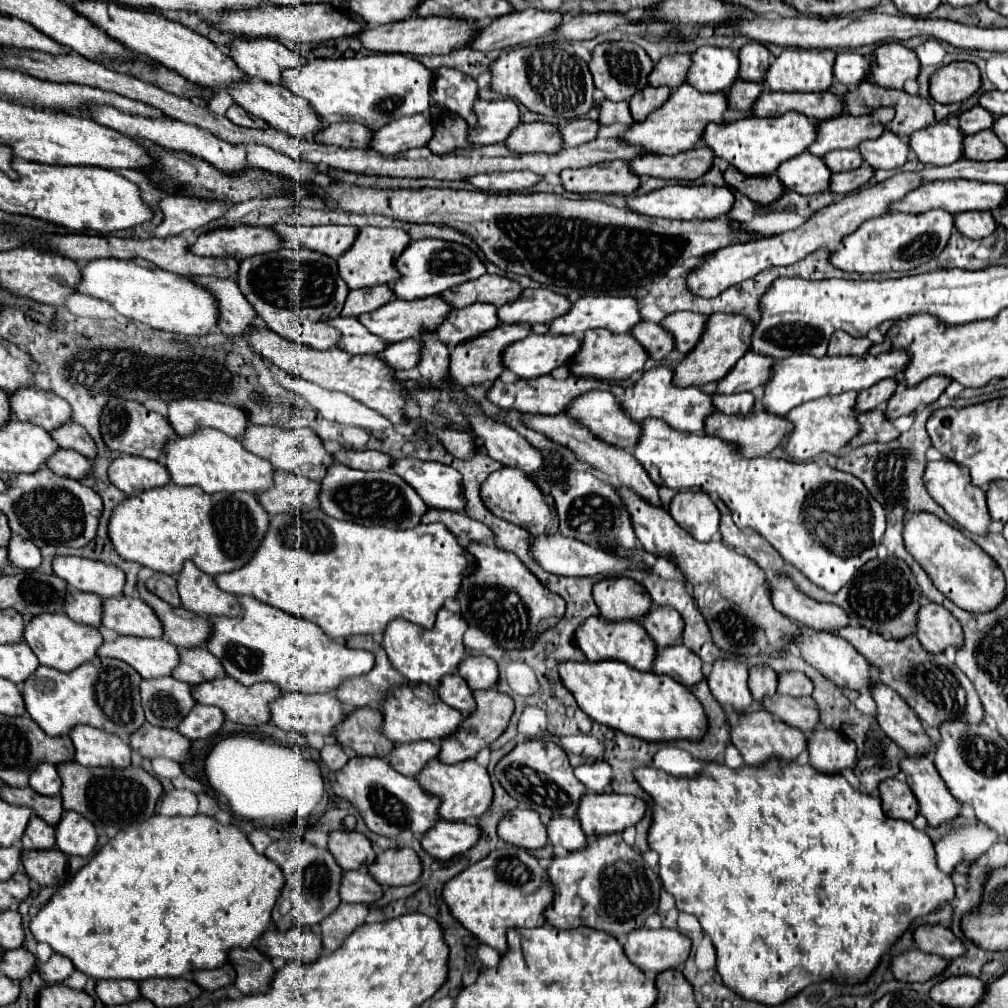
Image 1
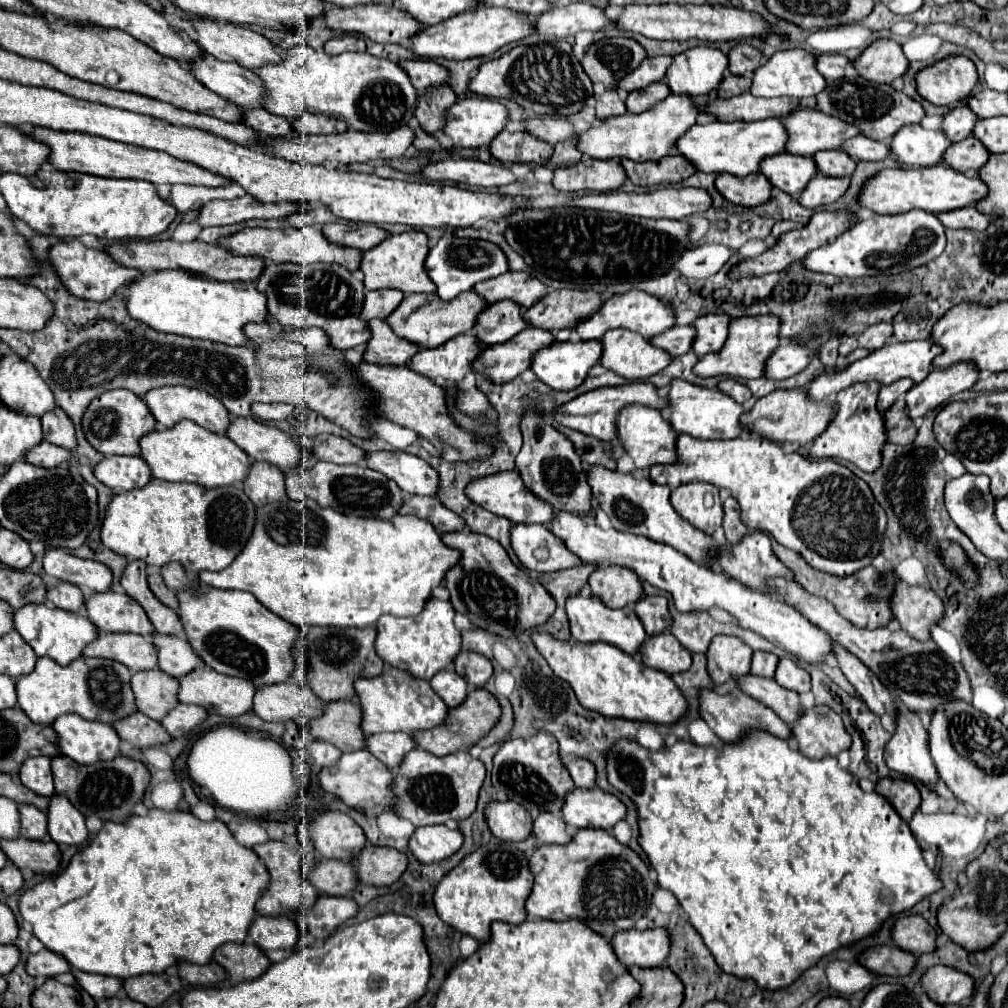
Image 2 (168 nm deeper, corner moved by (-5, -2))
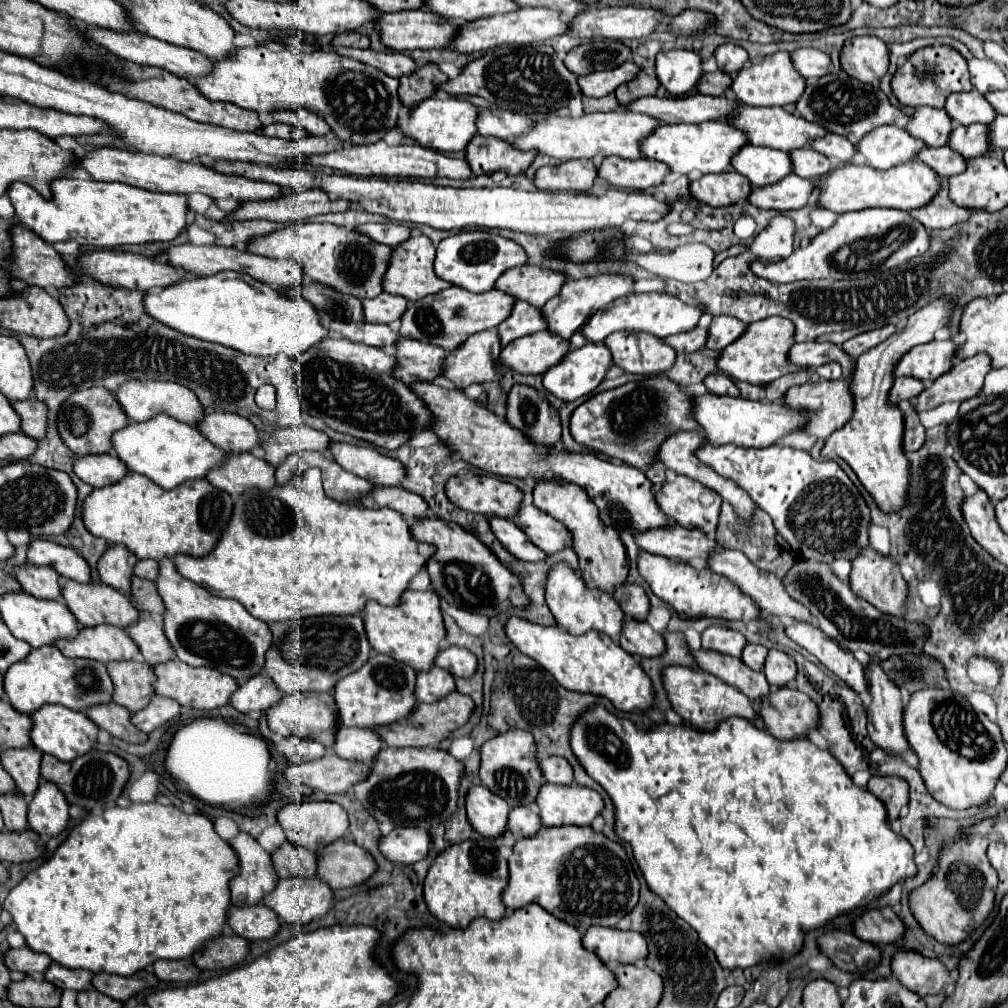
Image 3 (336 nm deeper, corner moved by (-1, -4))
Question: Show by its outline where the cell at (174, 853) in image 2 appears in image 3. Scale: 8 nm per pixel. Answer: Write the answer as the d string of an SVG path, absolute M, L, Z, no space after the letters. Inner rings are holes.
M161 802L131 804L129 808L113 806L113 808L105 808L105 812L99 816L89 814L87 820L75 826L69 838L57 848L57 852L7 894L3 908L11 912L13 922L17 924L17 930L25 936L27 946L33 952L49 954L55 962L59 962L65 968L83 968L89 972L111 972L117 976L133 976L135 972L145 970L157 960L191 958L199 948L203 948L203 944L207 944L207 940L223 936L225 926L227 926L227 912L231 908L229 880L233 880L237 874L239 874L239 860L235 856L235 850L223 838L219 838L219 834L213 830L213 822L207 816L185 814L177 806L171 806L171 804L165 806Z

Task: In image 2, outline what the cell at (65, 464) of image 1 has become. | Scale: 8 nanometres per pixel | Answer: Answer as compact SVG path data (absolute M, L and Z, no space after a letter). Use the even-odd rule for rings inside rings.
M45 440L25 452L25 460L27 460L29 464L41 466L41 468L65 466L69 458L71 458L71 452L69 452L69 450L63 450L63 448L59 448L59 446L55 446L55 444L49 444L49 442L45 442Z

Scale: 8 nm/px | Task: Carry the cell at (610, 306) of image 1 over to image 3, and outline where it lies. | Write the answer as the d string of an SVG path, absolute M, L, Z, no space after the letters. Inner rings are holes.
M647 292L647 294L627 294L615 302L611 302L607 308L599 310L585 326L583 336L587 342L603 342L609 334L617 330L627 332L647 332L657 338L665 338L677 332L689 332L697 326L699 316L703 314L703 308L697 304L685 304L677 296L661 294L661 292Z

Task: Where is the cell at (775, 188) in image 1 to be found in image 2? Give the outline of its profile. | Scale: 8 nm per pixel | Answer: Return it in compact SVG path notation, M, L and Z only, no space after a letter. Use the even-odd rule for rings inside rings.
M721 172L715 180L715 188L719 194L739 206L757 206L771 198L771 184L763 174L749 174L743 178L735 178L733 174Z

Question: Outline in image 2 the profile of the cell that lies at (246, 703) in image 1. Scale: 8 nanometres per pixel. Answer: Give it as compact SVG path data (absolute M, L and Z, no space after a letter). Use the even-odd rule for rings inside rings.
M199 666L199 668L195 668L189 674L179 678L179 692L177 692L179 702L197 704L197 706L205 708L209 714L241 716L241 714L251 710L253 696L255 696L255 686L251 682L247 682L245 678L219 674L219 672L215 672L215 670L207 668L207 666Z

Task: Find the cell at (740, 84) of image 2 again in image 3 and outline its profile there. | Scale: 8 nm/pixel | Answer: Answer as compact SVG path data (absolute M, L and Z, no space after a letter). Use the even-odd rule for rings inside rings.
M713 72L713 74L705 74L701 80L699 80L699 92L701 94L709 94L709 96L721 96L729 90L731 86L731 76L725 74L725 72Z

